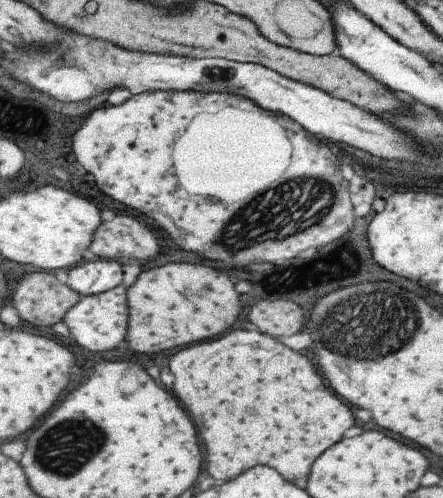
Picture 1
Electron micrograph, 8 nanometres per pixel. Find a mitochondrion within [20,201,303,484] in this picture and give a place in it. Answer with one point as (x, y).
(65, 447)

